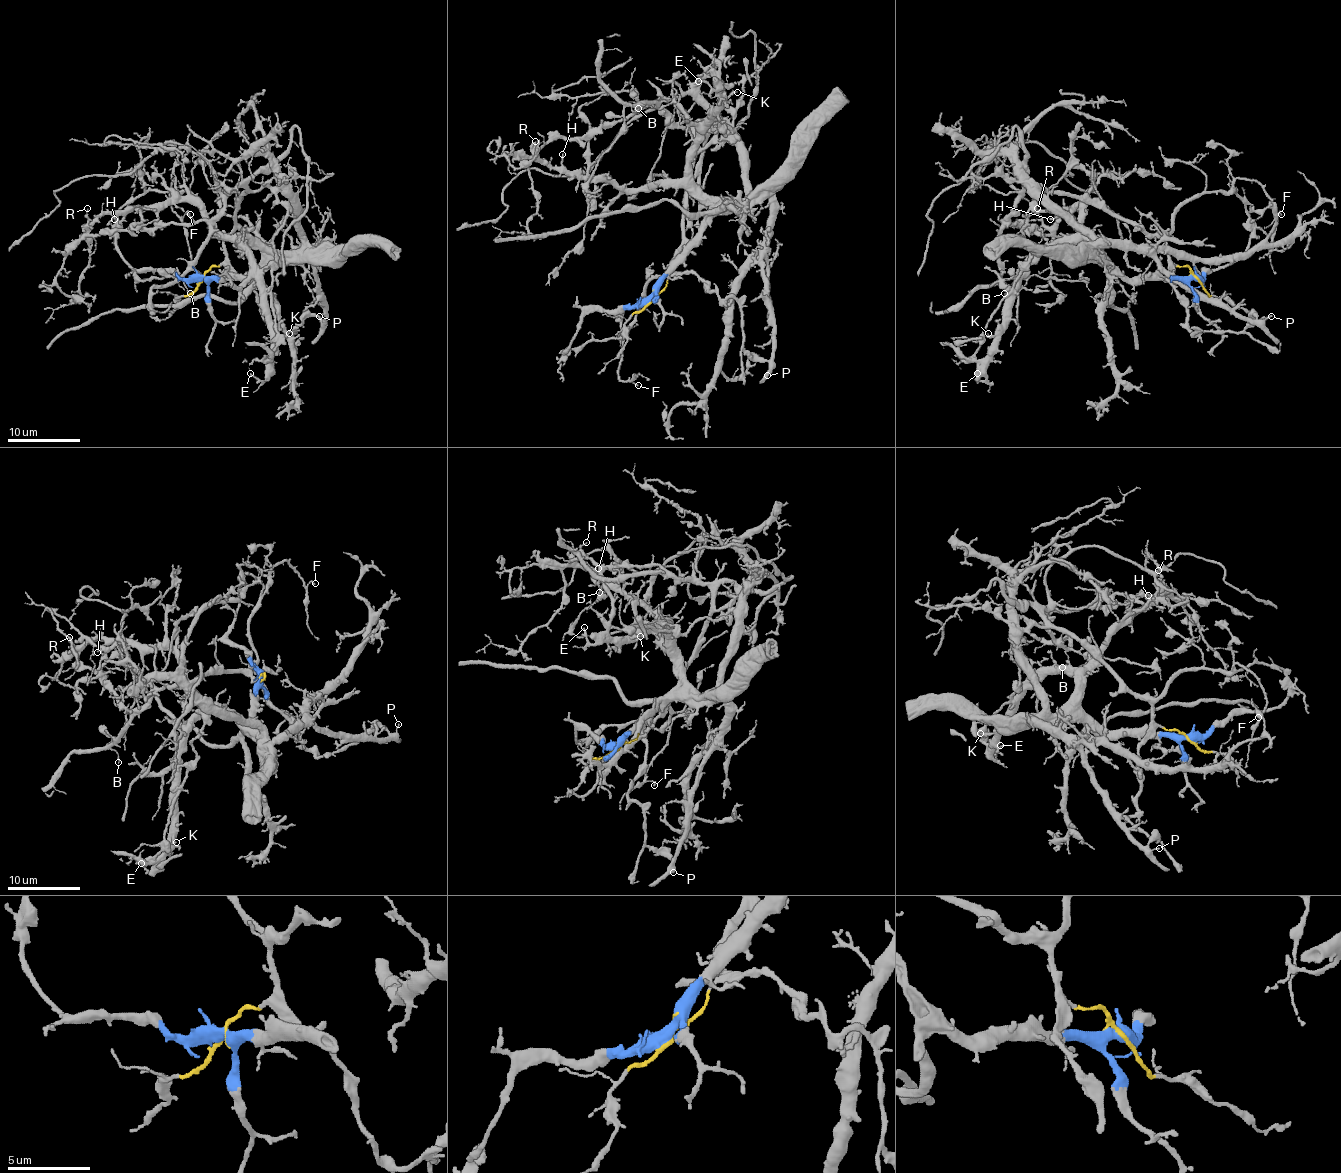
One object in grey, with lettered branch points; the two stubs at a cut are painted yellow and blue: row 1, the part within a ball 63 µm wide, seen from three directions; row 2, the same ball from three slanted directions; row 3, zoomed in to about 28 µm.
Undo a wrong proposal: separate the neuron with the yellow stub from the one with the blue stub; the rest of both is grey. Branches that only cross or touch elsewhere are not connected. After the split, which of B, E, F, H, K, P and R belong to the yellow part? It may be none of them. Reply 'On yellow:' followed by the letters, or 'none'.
On yellow: B, F

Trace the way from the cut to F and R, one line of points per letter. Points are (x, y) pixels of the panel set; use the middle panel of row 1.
F: (651, 300), (660, 293), (671, 271), (656, 275), (645, 285), (636, 322), (622, 341), (618, 378), (638, 385)
R: (651, 300), (652, 285), (708, 206), (683, 188), (614, 188), (553, 170), (539, 157), (535, 141)

